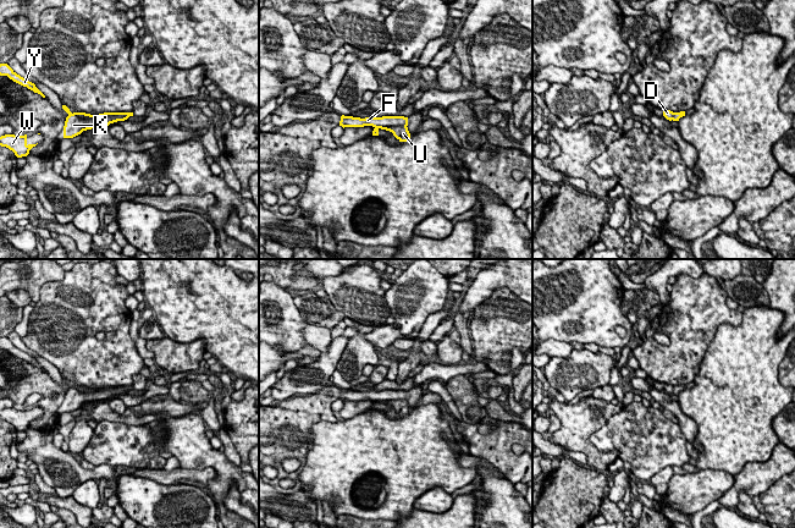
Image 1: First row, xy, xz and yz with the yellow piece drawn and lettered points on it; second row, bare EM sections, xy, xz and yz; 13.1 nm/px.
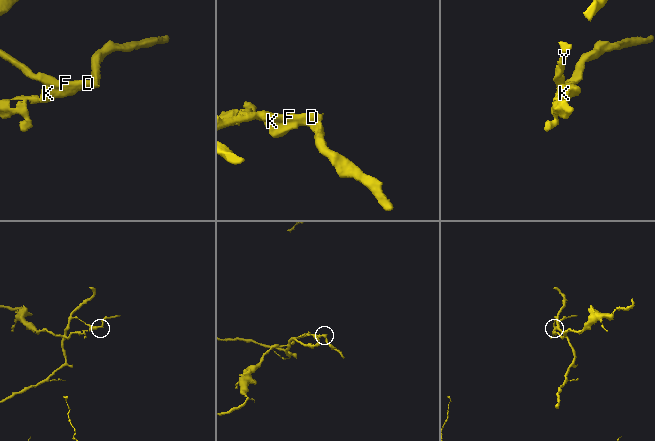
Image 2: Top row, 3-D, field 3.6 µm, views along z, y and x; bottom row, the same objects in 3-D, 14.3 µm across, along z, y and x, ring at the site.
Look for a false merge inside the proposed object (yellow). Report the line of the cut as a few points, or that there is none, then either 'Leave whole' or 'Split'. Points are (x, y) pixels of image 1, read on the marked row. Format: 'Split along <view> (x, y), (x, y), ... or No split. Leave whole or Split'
Split along xy (73, 113), (83, 119), (114, 116), (117, 114). Split

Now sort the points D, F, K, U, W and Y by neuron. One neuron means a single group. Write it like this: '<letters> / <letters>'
D F Y / K U W

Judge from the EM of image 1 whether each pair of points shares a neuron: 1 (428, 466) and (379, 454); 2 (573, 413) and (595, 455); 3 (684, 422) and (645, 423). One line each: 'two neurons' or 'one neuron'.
1: one neuron
2: one neuron
3: two neurons

